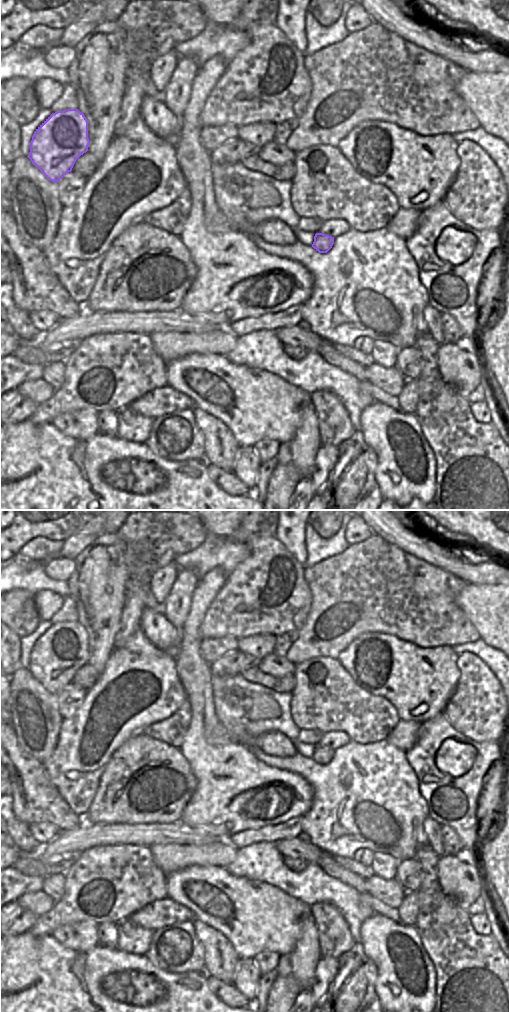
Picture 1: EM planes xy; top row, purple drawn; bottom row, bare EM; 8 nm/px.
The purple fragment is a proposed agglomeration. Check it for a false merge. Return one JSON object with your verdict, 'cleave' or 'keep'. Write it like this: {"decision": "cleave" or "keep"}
{"decision": "keep"}

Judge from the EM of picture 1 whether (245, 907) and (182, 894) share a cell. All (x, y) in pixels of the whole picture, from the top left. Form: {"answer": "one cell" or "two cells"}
{"answer": "one cell"}

